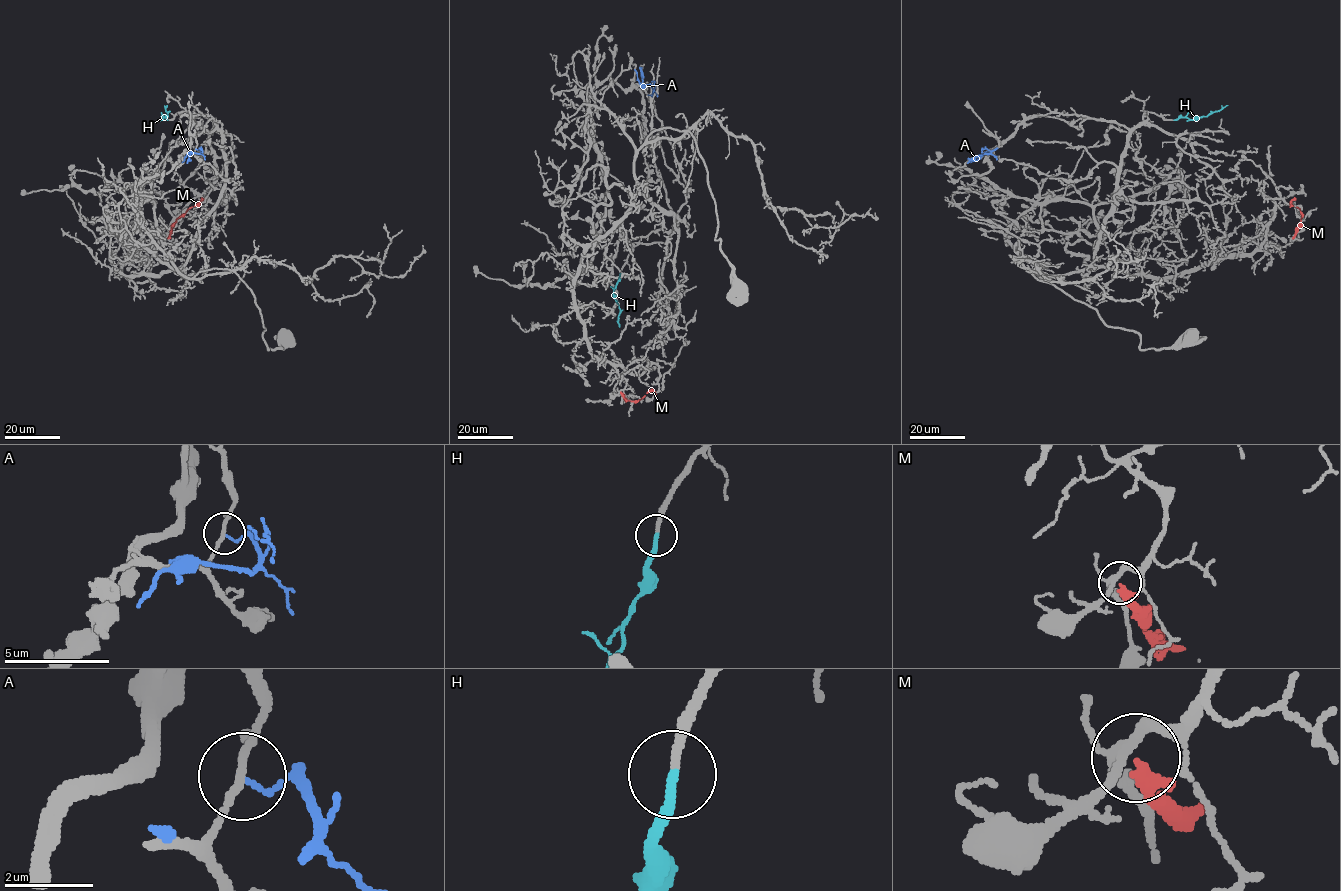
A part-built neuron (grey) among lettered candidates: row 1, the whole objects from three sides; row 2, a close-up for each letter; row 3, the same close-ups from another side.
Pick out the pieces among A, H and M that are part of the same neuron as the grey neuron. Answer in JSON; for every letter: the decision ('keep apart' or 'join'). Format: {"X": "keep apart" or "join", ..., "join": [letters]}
{"A": "keep apart", "H": "join", "M": "keep apart", "join": ["H"]}

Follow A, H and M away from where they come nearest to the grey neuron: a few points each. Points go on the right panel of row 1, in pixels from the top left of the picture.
A: (995, 148), (969, 162)
H: (1174, 120), (1207, 116), (1227, 105)
M: (1292, 238), (1301, 218), (1300, 210), (1291, 202), (1295, 198)

